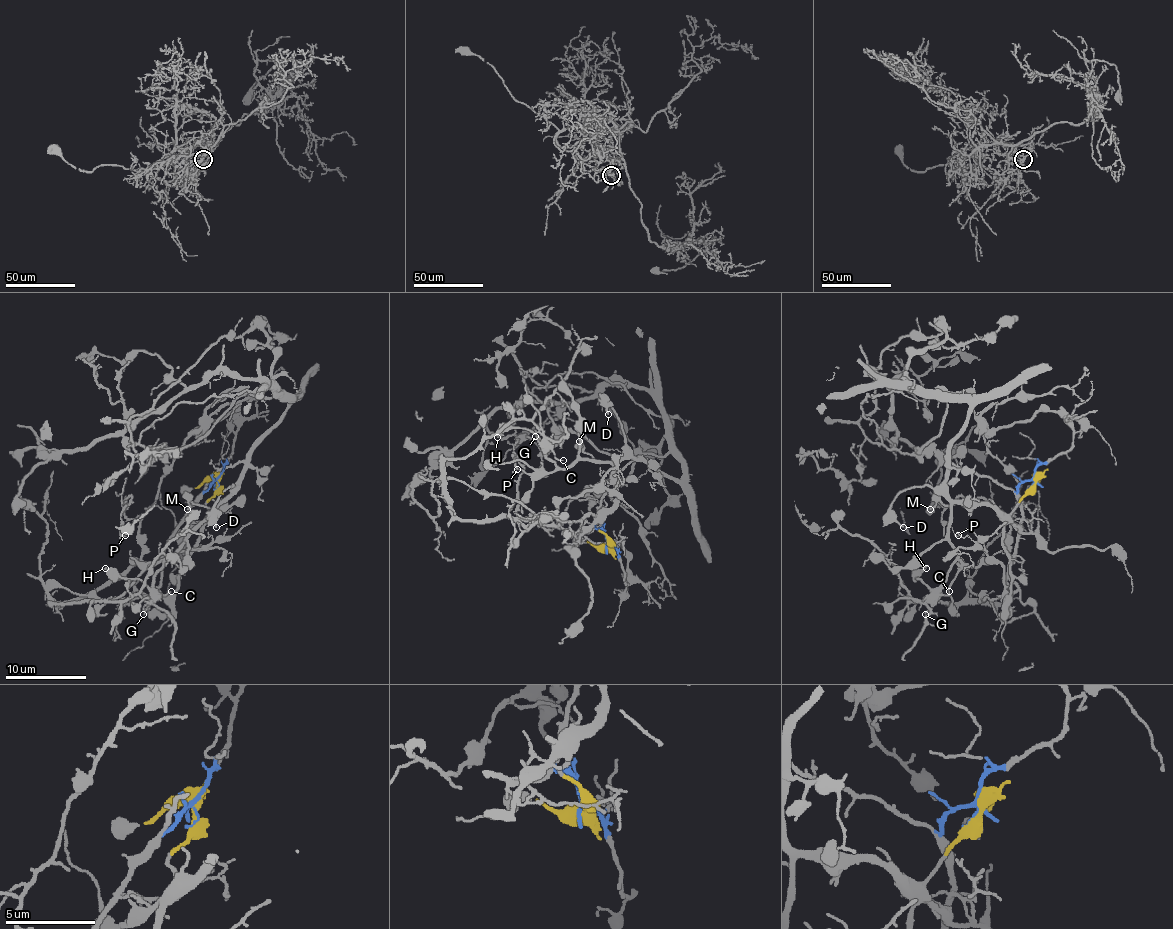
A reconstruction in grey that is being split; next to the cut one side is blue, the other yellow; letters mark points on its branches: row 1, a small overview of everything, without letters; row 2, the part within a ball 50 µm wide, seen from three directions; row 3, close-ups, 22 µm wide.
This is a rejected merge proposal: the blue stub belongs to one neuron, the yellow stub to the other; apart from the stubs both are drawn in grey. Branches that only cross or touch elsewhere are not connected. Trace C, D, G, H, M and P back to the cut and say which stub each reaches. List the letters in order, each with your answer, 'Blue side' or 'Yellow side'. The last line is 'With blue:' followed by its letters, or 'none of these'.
C: Yellow side
D: Yellow side
G: Yellow side
H: Yellow side
M: Yellow side
P: Blue side
With blue: P

